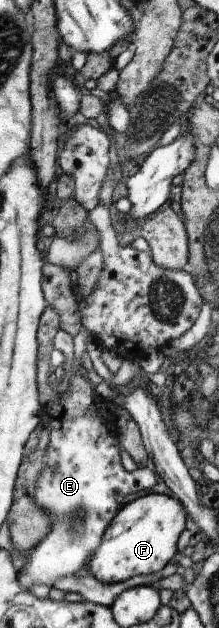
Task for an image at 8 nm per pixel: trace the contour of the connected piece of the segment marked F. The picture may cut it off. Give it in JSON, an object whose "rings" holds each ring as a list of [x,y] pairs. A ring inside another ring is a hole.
{"rings":[[[147,493],[124,504],[105,528],[85,571],[103,584],[155,574],[175,555],[177,538],[185,530],[185,516],[187,514],[181,502],[163,493]]]}

